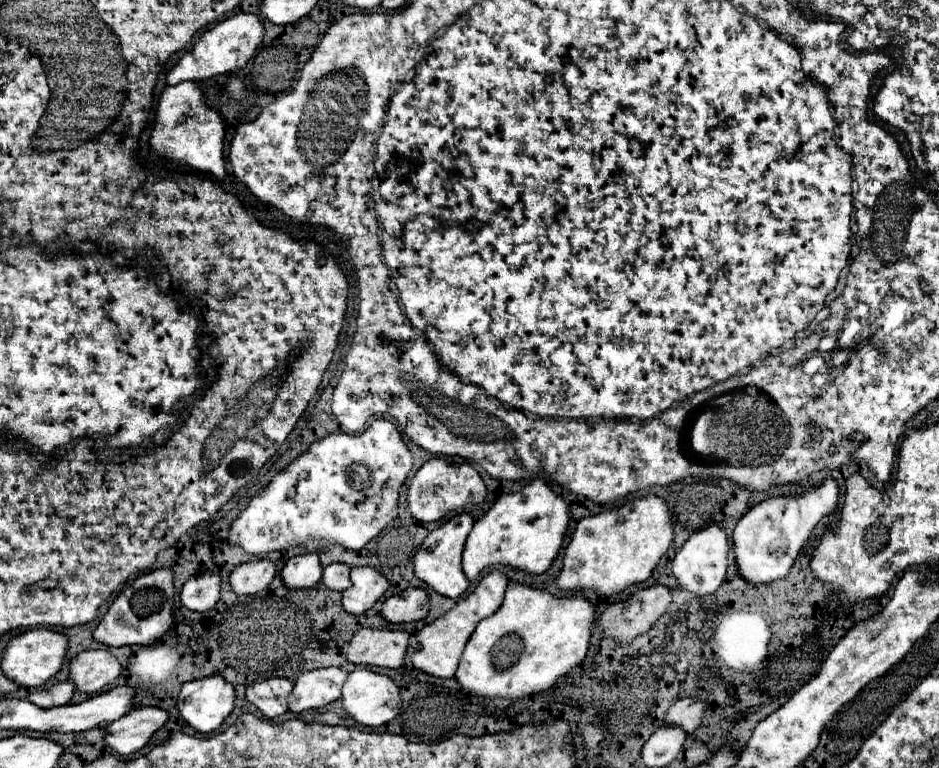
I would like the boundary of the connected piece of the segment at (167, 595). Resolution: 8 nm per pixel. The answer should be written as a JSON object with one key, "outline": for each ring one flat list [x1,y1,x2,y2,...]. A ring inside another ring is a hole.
{"outline":[[159,568,149,574,137,576,111,604,99,626,95,628,95,640,107,646,125,646,125,644,153,644,157,642,173,624,175,616,175,586,173,570]]}

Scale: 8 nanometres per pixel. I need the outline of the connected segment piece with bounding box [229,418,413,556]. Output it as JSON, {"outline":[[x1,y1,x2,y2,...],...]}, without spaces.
{"outline":[[375,420,361,434,329,434,327,438,313,442,305,454,291,462,283,472,279,472,271,484,251,498,249,506,233,522,229,542,239,544,245,552,265,556,269,552,287,550,291,546,303,544,309,538,323,538,343,544,349,550,361,550,371,538,375,538,389,522,399,514,399,488,413,468,413,458,405,446,401,432,389,420]]}

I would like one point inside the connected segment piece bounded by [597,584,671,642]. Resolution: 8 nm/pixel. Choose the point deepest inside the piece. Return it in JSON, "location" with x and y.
{"location":[622,621]}

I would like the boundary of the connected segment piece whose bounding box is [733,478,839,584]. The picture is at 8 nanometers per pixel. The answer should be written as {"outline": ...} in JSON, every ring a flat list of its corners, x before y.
{"outline":[[825,478,819,486,797,494,797,496,773,496,757,506,753,506,735,526,735,558,739,574,751,584,767,584,785,578,801,552,803,544,809,540,813,528,823,516,831,514,837,506,839,486,833,478]]}

